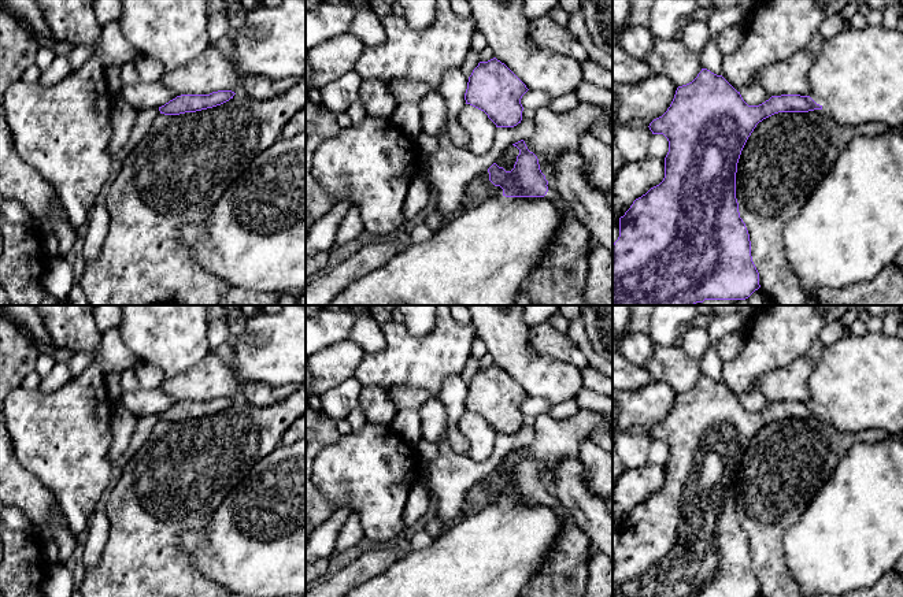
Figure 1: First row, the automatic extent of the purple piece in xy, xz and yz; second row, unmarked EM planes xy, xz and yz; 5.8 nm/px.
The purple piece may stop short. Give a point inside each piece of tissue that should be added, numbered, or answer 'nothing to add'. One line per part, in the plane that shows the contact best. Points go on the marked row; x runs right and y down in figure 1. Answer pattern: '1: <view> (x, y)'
1: xz (559, 280)

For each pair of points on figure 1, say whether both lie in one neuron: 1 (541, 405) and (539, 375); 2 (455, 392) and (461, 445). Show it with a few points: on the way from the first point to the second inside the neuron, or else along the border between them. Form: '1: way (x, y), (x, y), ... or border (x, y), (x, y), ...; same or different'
1: border (529, 396), (544, 399), (551, 405); different
2: way (454, 405), (452, 432); same

